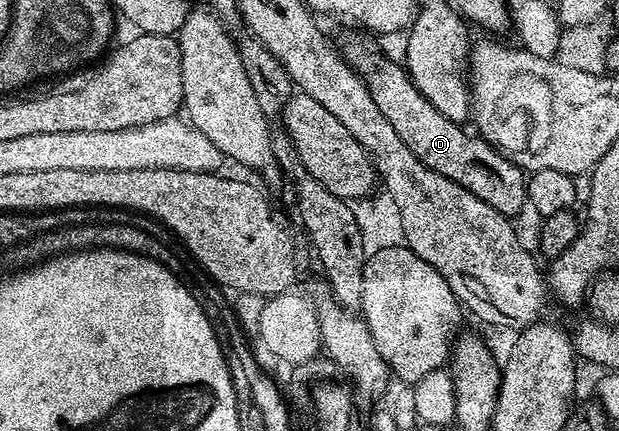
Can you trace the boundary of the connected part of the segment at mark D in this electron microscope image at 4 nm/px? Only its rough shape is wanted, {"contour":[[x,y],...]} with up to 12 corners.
{"contour":[[355,33],[341,52],[425,167],[508,219],[527,177]]}

